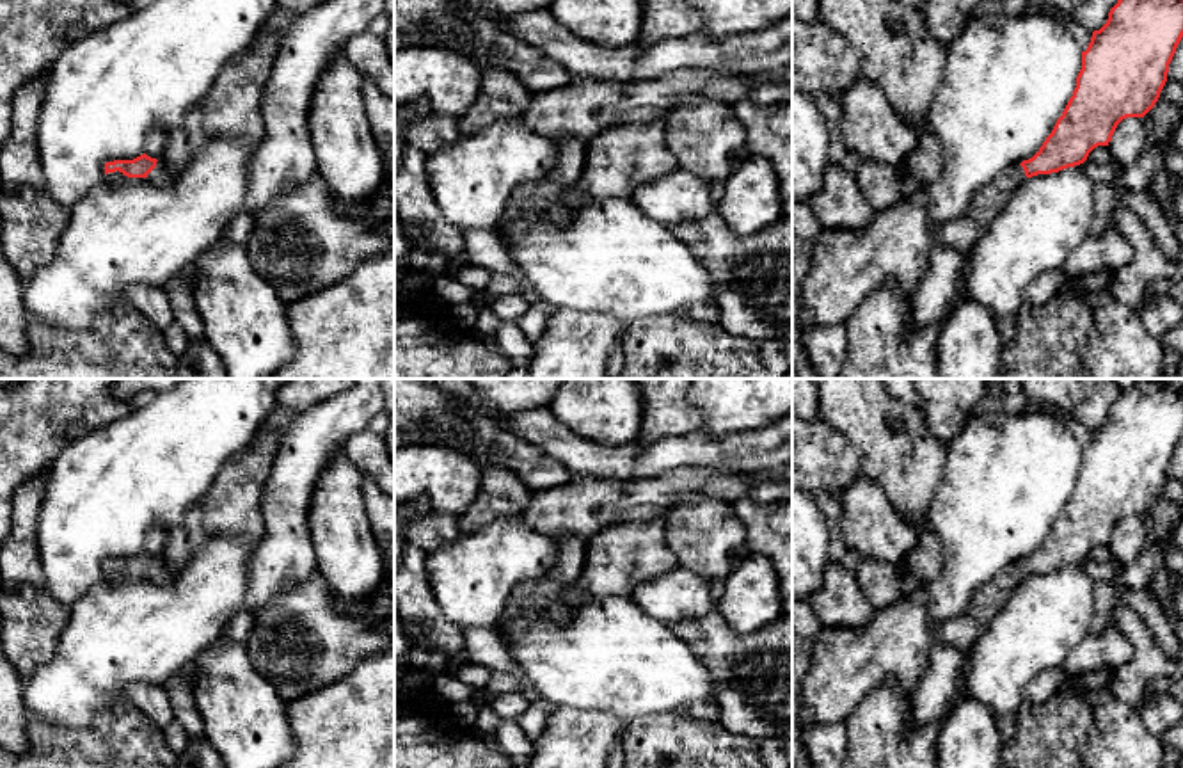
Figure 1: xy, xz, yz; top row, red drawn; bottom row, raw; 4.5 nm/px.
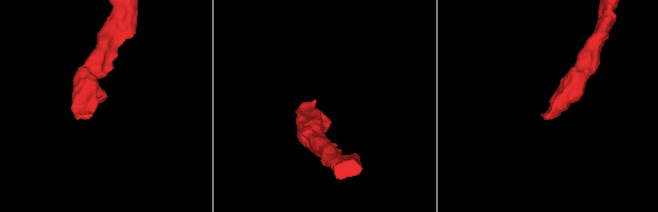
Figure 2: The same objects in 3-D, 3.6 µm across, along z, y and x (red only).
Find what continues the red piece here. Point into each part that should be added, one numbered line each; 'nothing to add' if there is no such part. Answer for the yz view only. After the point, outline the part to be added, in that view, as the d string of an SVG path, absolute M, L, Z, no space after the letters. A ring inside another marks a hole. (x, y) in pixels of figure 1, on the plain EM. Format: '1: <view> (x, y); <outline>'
1: yz (846, 664); M1021 564L1004 569L977 590L963 615L938 626L933 626L929 620L929 596L924 587L909 597L899 597L893 604L876 610L870 622L863 628L822 626L812 640L810 667L798 693L799 727L847 724L863 697L881 688L888 679L895 679L904 693L911 692L927 668L933 647L956 645L968 651L1025 576Z

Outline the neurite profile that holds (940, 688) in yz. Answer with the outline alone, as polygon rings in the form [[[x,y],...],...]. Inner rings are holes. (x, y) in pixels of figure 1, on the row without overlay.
[[[934,645],[925,672],[911,690],[911,713],[917,725],[945,720],[965,699],[961,670],[970,652],[956,645]]]

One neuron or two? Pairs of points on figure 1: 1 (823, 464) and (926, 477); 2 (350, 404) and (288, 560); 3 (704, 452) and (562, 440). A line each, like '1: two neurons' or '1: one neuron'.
1: two neurons
2: one neuron
3: one neuron

